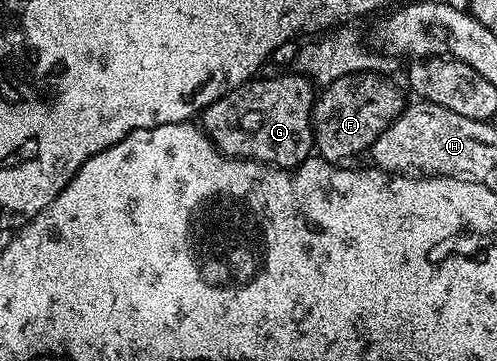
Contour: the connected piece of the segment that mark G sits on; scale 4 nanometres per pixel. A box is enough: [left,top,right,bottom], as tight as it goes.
[199,74,315,169]

